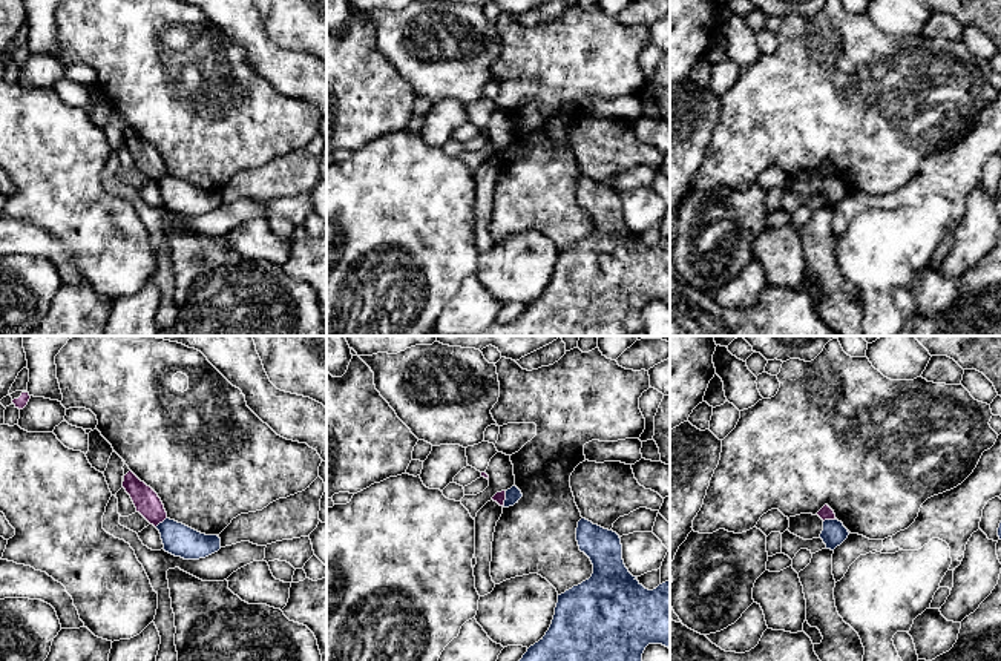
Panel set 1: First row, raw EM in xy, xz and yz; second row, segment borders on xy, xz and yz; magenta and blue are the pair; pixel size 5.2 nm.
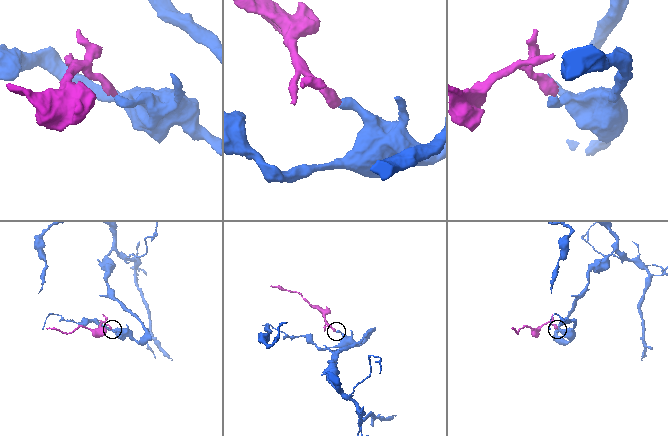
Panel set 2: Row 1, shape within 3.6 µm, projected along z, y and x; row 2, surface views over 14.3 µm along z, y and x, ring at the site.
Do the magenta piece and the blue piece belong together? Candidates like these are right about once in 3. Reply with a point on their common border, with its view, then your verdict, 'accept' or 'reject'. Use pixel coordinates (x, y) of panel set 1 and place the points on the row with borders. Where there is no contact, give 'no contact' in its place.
xz (505, 499) | reject

